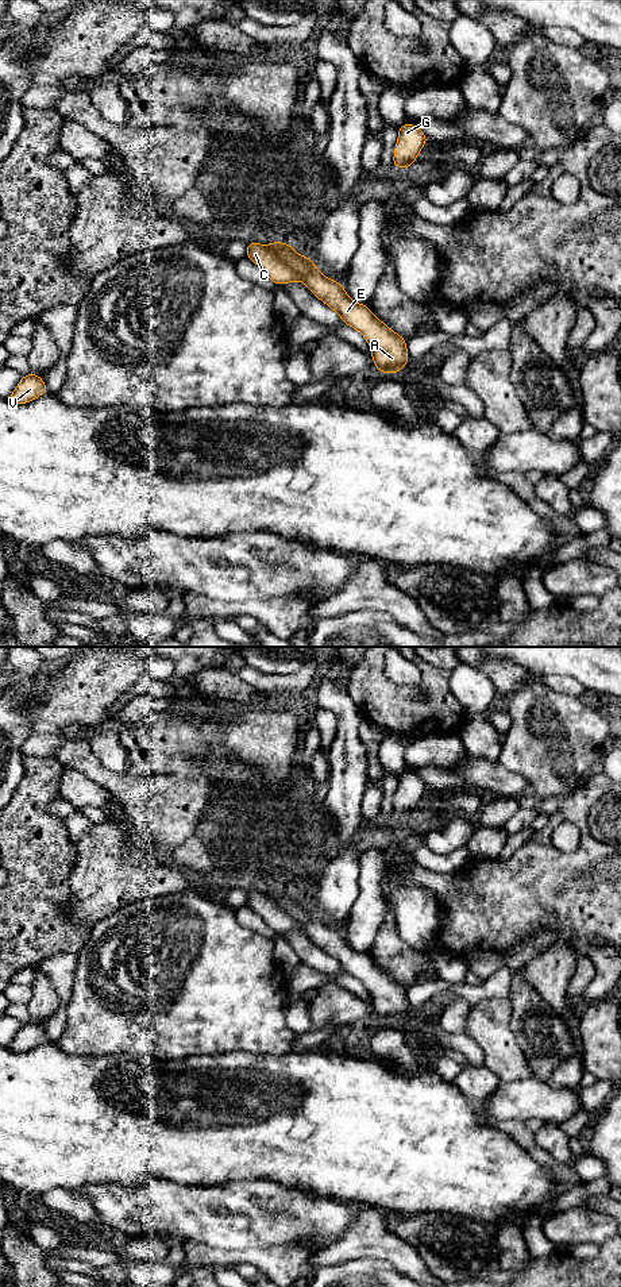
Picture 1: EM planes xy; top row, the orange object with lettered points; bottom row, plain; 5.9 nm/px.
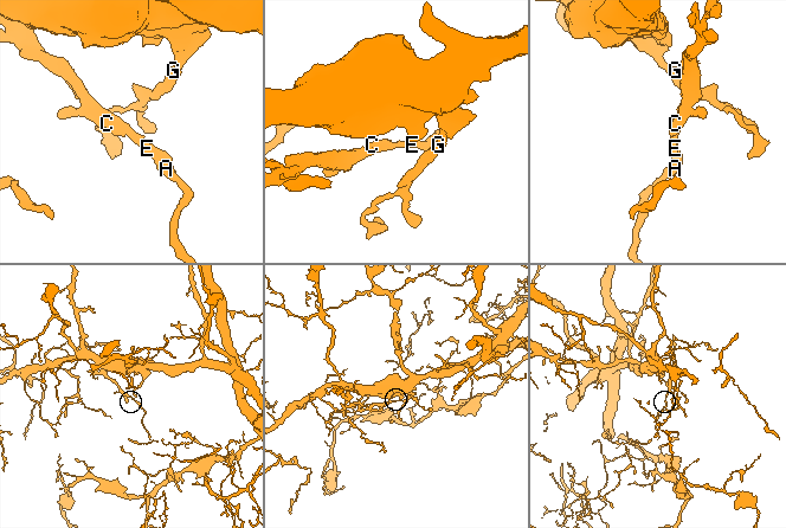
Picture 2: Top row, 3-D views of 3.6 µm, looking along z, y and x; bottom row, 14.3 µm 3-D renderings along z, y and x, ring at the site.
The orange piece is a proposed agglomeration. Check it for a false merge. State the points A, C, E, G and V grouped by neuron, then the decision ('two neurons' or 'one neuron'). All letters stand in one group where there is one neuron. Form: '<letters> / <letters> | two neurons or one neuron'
A E / C G V | two neurons

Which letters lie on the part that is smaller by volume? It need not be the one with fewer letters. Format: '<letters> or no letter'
A, E

